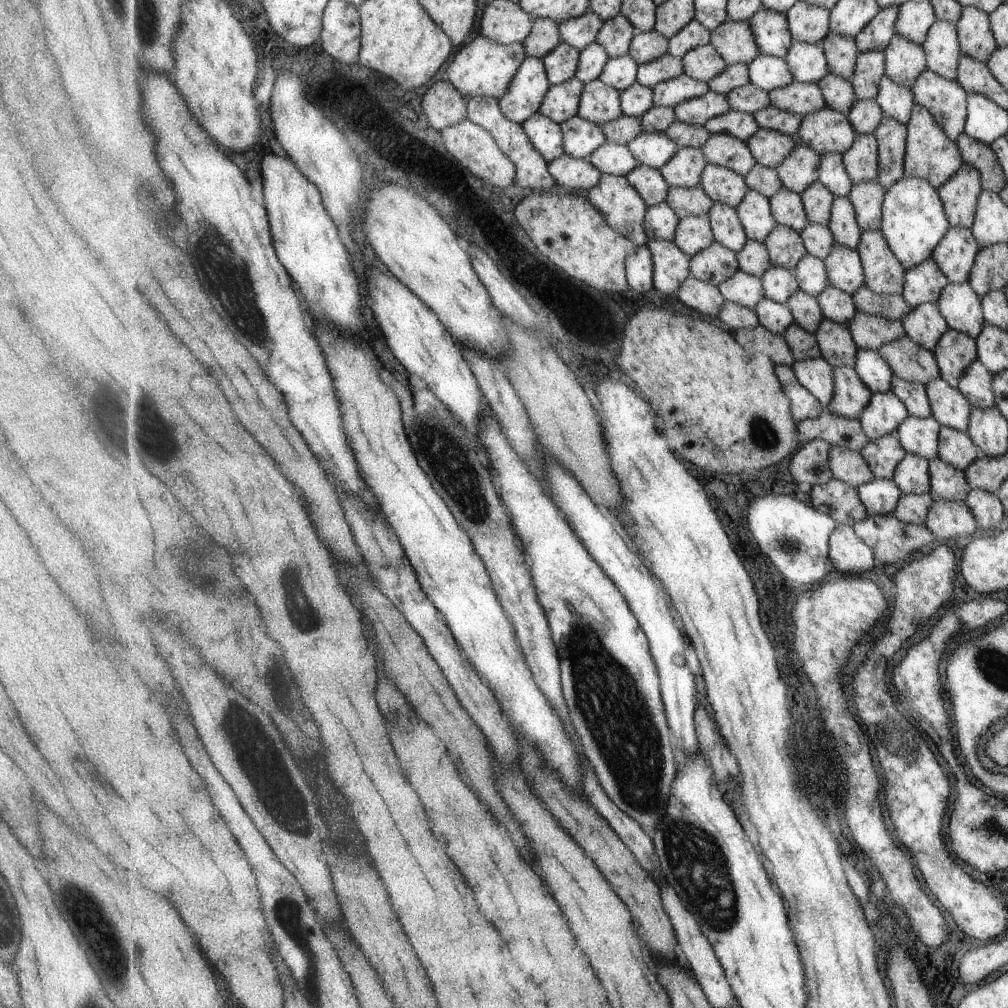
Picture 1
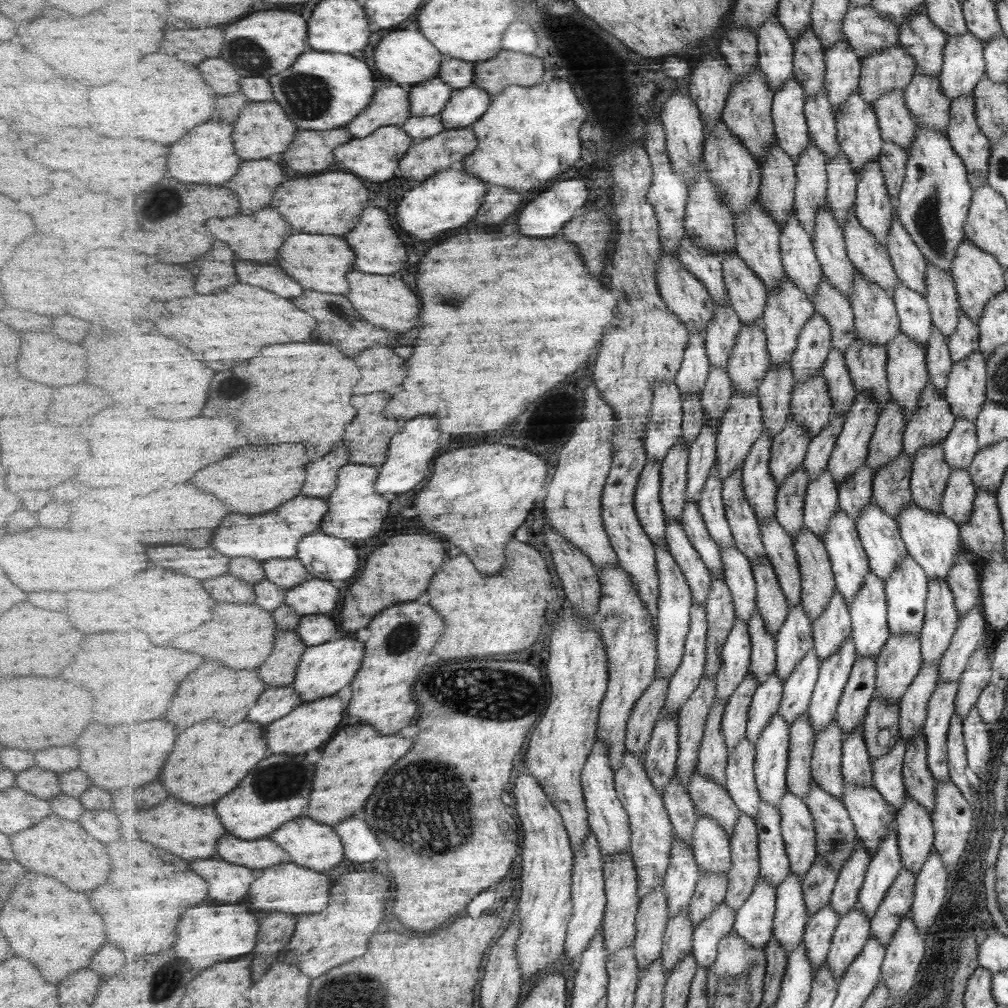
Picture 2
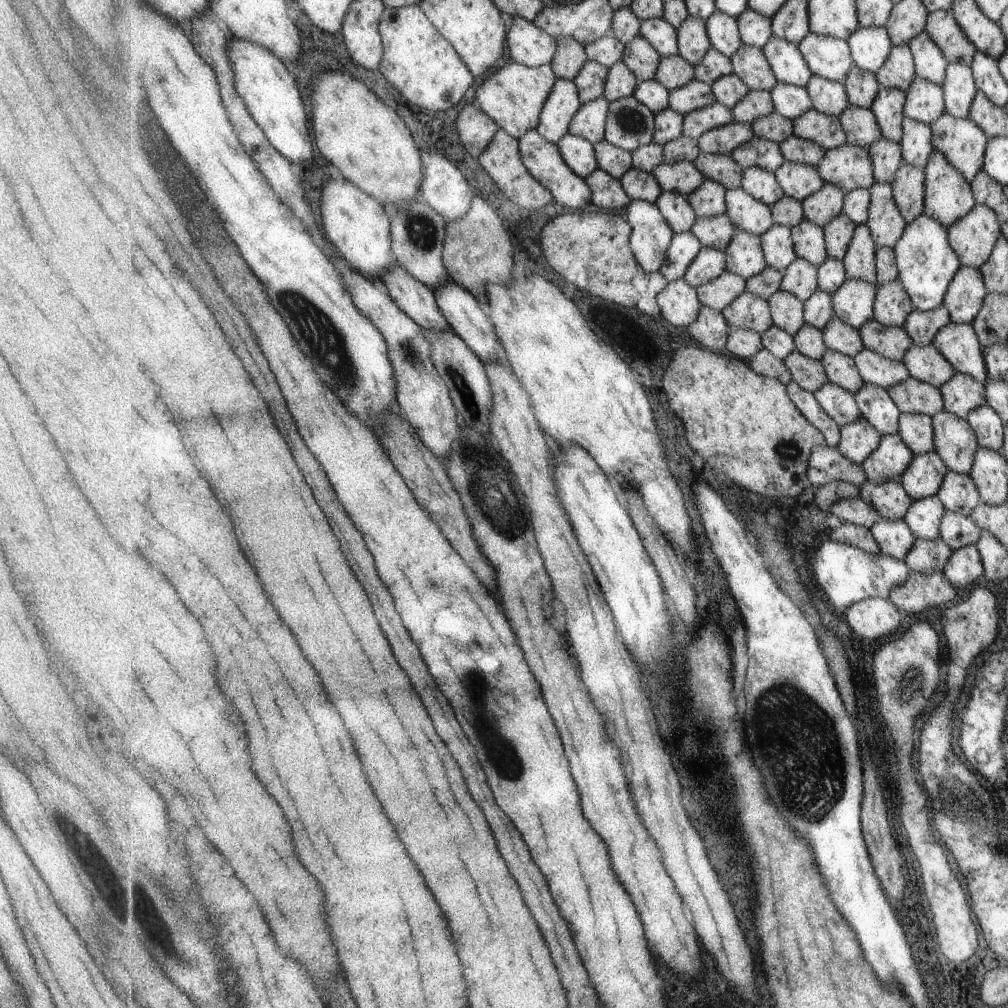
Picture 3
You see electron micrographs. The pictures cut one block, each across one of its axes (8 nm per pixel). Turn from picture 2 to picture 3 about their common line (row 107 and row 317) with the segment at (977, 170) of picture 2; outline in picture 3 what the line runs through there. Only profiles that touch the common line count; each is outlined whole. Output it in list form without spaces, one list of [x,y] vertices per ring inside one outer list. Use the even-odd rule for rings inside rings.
[[[963,265],[944,299],[944,306],[950,310],[951,321],[972,324],[982,312],[989,294],[981,270]]]

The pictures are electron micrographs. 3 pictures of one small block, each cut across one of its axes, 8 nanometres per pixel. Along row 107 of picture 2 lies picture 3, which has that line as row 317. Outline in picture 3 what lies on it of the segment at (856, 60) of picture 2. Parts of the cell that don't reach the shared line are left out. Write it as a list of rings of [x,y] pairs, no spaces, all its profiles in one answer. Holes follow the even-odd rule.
[[[837,316],[824,329],[824,338],[827,349],[845,354],[853,359],[863,348],[866,348],[859,329],[855,329]]]

